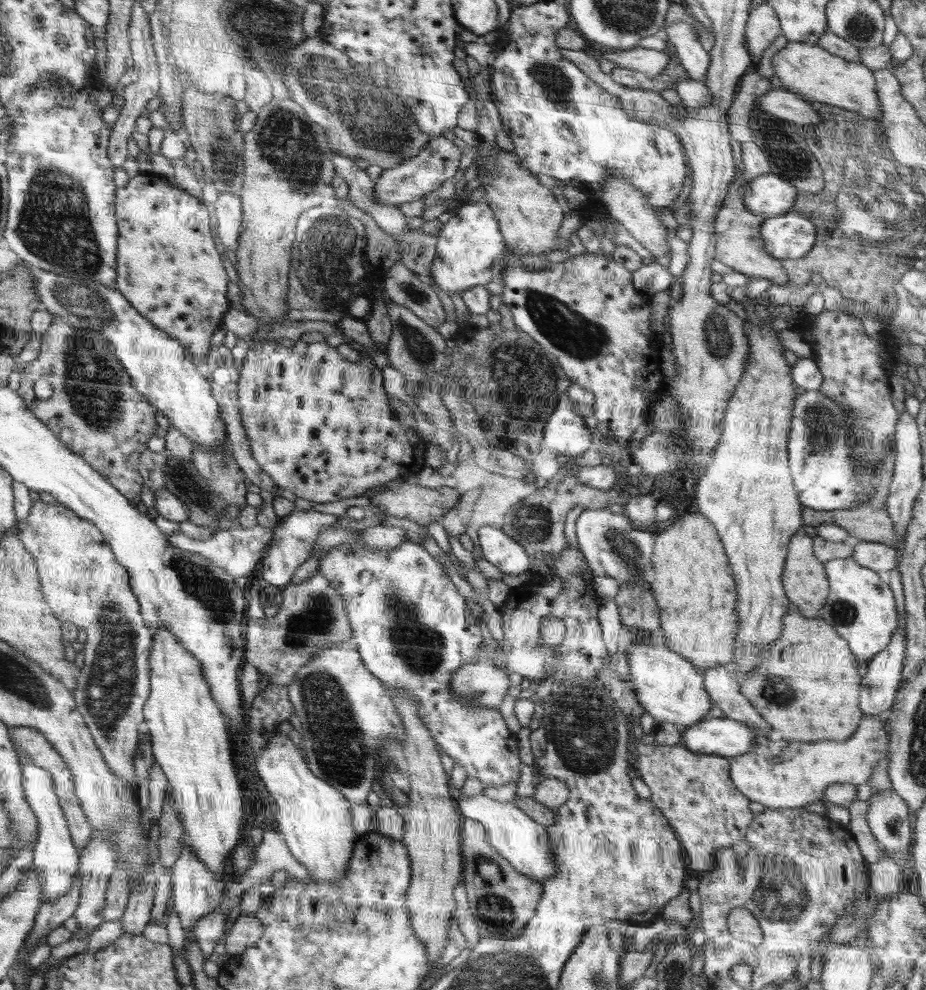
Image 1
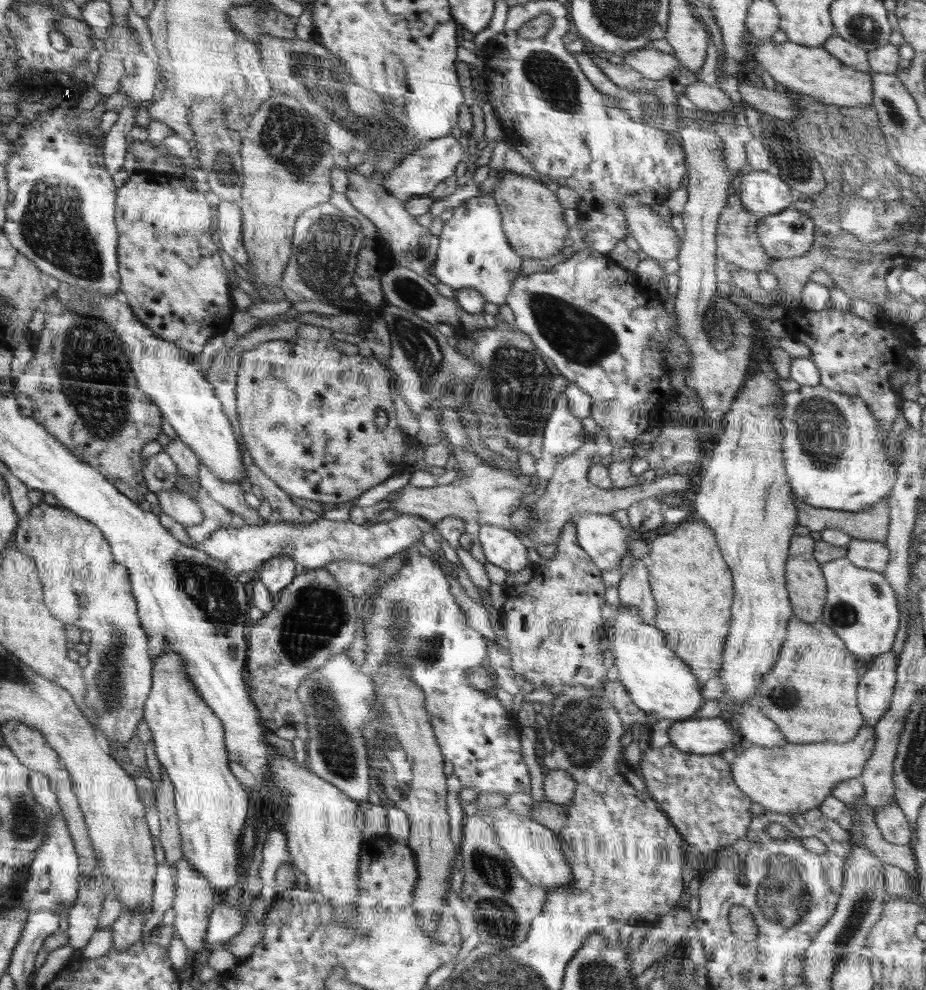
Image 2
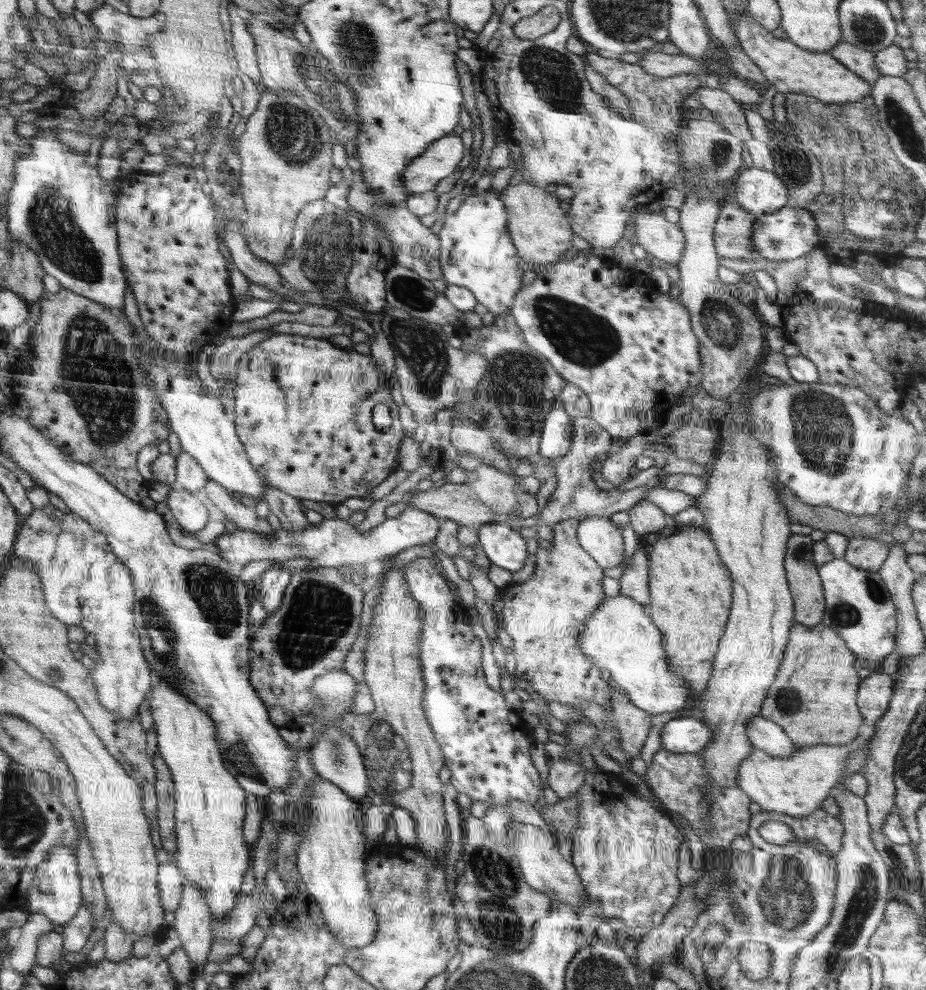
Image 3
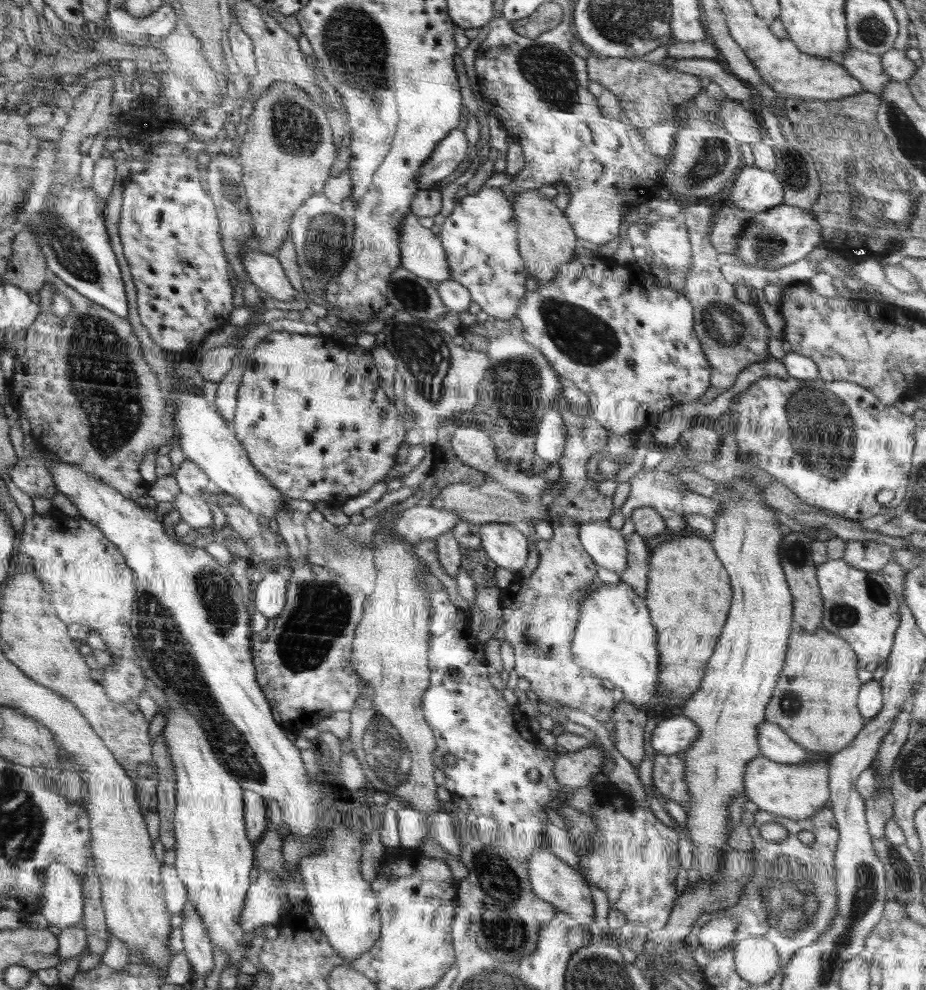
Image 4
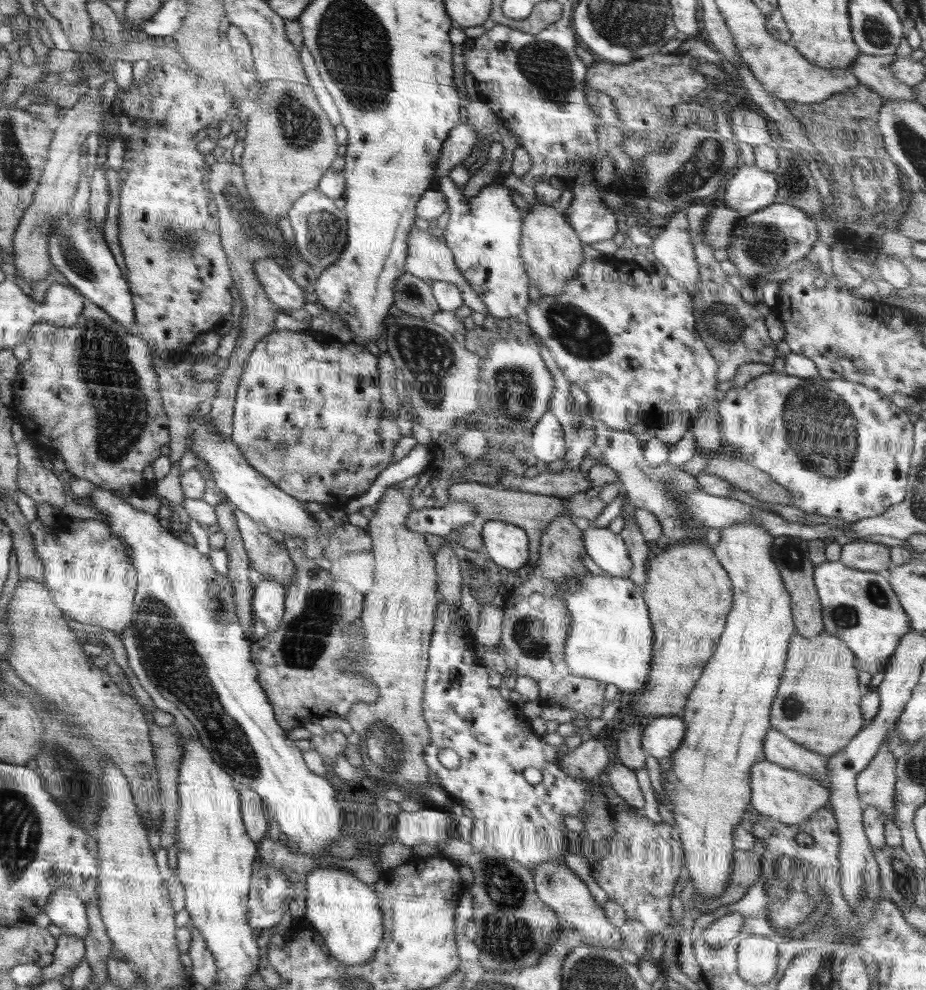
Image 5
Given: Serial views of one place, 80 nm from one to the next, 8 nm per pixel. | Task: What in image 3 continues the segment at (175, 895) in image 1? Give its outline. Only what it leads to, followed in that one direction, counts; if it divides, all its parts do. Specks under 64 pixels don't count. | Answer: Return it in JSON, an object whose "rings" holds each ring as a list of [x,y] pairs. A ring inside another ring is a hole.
{"rings":[[[188,879],[183,882],[179,907],[175,910],[173,928],[178,932],[182,948],[194,965],[205,966],[210,945],[214,940],[211,931],[213,916],[200,887]]]}

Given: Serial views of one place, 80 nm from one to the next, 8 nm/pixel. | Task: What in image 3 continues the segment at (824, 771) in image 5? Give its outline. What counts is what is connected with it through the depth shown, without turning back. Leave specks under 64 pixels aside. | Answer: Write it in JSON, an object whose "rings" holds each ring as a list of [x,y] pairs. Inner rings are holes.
{"rings":[[[762,715],[753,716],[747,722],[746,730],[753,748],[759,748],[770,756],[787,757],[798,748],[778,724]]]}

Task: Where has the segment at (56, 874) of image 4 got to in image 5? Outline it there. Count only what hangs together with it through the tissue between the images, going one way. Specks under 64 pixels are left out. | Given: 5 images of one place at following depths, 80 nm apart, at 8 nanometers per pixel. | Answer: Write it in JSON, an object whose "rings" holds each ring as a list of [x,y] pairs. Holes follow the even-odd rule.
{"rings":[[[70,885],[58,887],[49,896],[45,913],[51,924],[59,926],[64,935],[74,935],[84,940],[89,927],[85,904]]]}

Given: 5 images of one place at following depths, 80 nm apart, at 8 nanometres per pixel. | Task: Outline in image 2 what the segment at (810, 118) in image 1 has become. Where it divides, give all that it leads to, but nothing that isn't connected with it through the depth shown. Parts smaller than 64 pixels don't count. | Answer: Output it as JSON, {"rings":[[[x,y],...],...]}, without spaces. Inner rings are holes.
{"rings":[[[758,83],[738,84],[738,91],[742,96],[742,102],[745,102],[747,107],[755,108],[766,115],[790,121],[790,118],[795,118],[799,114],[792,99],[784,93],[759,86]]]}

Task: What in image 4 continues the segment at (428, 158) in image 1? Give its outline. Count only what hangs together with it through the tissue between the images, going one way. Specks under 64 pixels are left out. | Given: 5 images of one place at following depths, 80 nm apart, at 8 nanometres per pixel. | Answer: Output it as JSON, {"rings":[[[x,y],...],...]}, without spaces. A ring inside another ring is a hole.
{"rings":[[[451,129],[449,135],[438,142],[438,148],[418,171],[417,185],[422,190],[431,189],[439,180],[450,176],[466,161],[470,147],[464,131]]]}

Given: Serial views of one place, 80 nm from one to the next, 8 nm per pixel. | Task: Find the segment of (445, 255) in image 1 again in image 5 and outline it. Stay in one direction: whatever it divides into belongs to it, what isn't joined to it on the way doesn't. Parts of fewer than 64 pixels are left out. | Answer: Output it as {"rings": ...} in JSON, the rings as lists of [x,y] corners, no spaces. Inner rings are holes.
{"rings":[[[492,183],[482,188],[476,196],[472,198],[462,198],[460,190],[456,188],[456,192],[452,194],[452,198],[448,198],[448,206],[450,206],[450,218],[443,232],[443,240],[446,246],[451,250],[455,265],[466,279],[467,285],[470,286],[474,293],[478,295],[487,312],[496,318],[522,317],[525,308],[531,303],[529,299],[529,276],[525,271],[525,264],[520,256],[521,243],[521,226],[523,219],[520,217],[519,205],[516,205],[510,194],[516,191],[502,183]],[[456,198],[460,200],[460,212],[452,212],[452,204],[456,202]]]}

